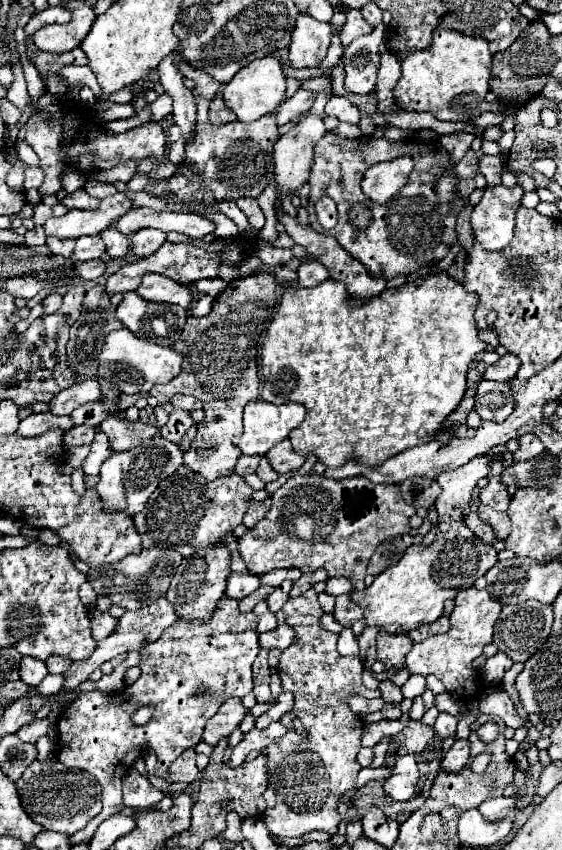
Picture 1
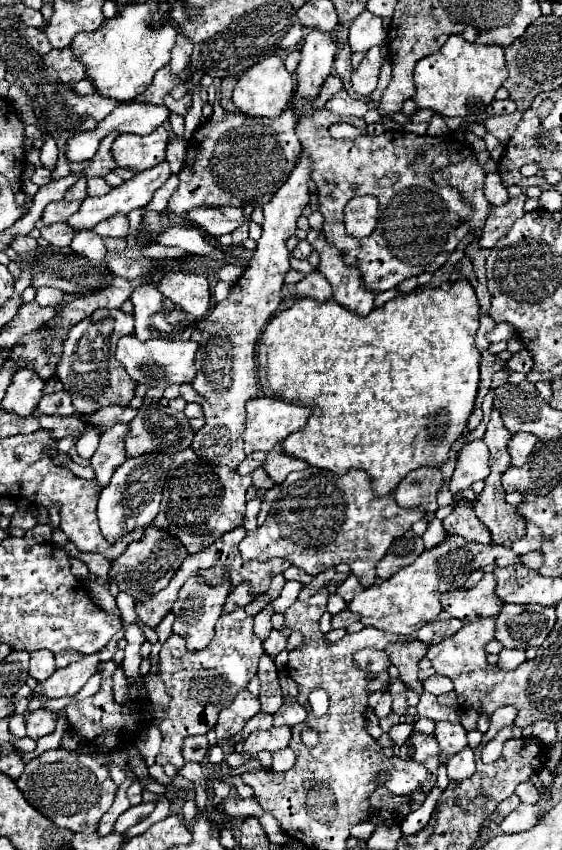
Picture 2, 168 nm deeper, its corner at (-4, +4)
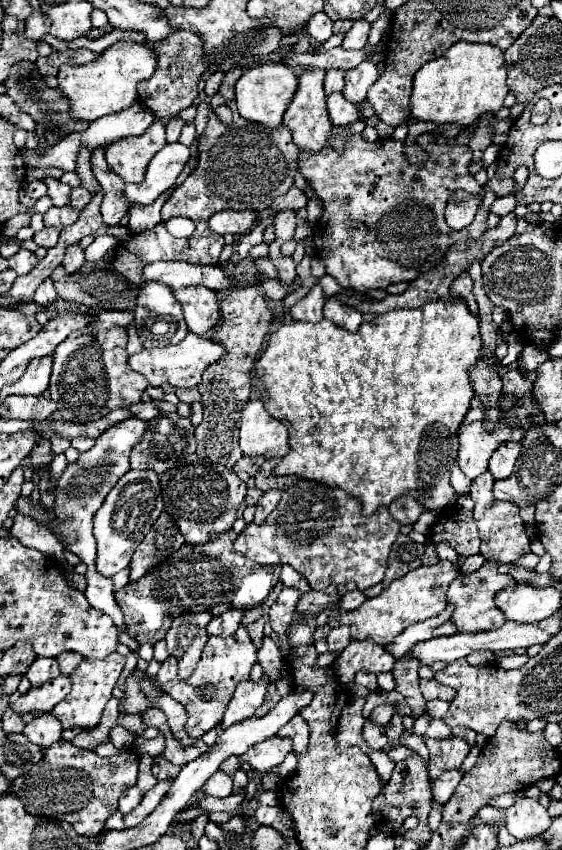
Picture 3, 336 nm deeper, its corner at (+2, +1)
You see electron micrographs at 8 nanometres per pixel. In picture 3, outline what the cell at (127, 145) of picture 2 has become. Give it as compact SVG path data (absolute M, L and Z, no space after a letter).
M156 119L144 135L110 143L106 147L106 161L124 183L142 183L148 163L164 145L164 123Z

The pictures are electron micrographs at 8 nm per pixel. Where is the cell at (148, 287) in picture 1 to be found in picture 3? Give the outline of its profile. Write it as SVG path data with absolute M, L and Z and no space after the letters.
M184 287L174 293L192 333L204 335L220 323L220 301L214 291L206 287Z

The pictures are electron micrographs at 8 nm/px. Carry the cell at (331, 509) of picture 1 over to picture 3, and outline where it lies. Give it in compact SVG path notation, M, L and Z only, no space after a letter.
M298 481L282 493L278 507L264 523L248 523L234 541L234 549L258 565L290 565L306 577L312 589L328 585L344 585L354 581L360 591L384 579L386 561L392 543L400 533L400 525L392 519L386 507L364 517L360 501L314 481Z

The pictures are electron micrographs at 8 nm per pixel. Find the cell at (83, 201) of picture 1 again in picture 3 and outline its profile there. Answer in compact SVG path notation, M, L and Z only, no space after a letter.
M44 177L42 179L44 183L46 183L46 187L48 187L48 197L52 199L52 203L56 205L56 207L62 207L62 205L68 205L68 195L70 195L70 185L64 185L64 183L60 183L58 179L54 179L54 177Z

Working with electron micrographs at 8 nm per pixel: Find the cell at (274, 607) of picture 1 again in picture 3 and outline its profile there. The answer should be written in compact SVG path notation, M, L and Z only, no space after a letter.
M284 587L282 593L278 595L276 603L268 611L272 631L280 637L280 649L282 649L284 655L288 653L288 623L292 623L292 619L294 619L296 603L298 603L300 595L302 595L300 591Z

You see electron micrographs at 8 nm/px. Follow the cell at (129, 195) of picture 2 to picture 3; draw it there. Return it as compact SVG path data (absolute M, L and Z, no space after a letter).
M168 143L166 147L162 147L156 153L156 157L150 161L144 183L126 185L124 193L128 195L128 203L150 205L158 195L162 195L166 189L174 185L188 157L190 157L190 149L182 143Z

